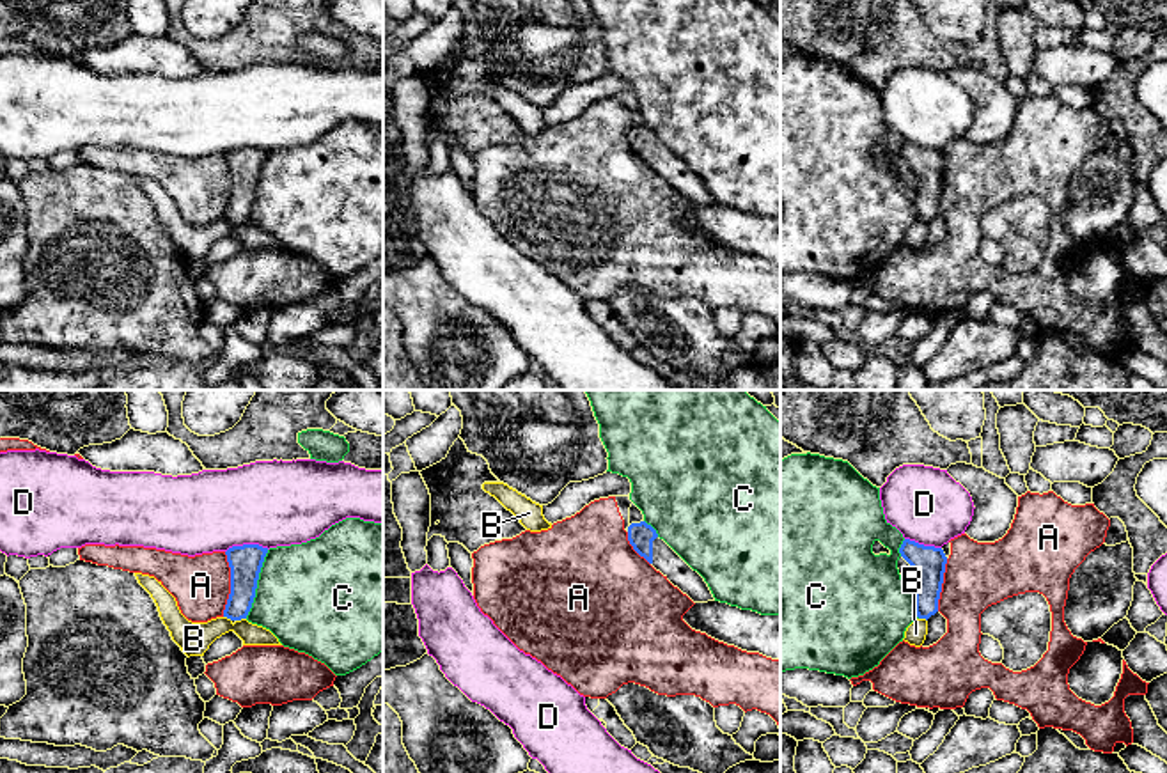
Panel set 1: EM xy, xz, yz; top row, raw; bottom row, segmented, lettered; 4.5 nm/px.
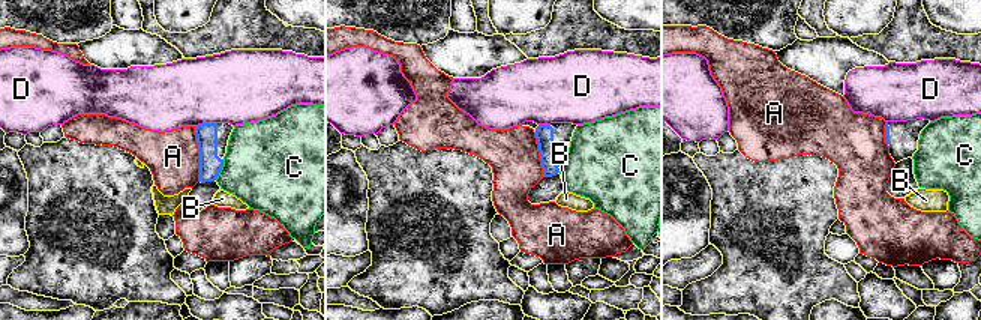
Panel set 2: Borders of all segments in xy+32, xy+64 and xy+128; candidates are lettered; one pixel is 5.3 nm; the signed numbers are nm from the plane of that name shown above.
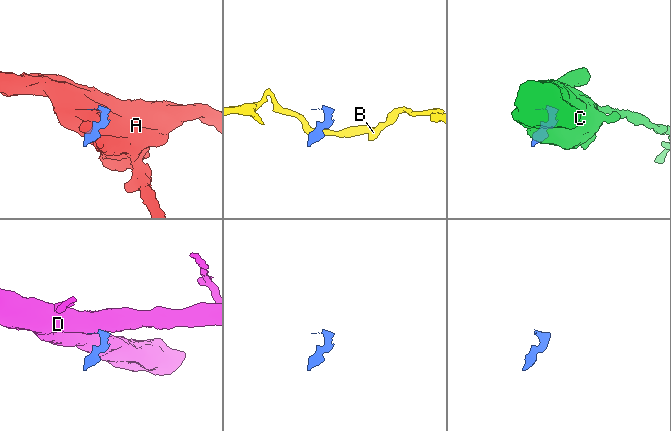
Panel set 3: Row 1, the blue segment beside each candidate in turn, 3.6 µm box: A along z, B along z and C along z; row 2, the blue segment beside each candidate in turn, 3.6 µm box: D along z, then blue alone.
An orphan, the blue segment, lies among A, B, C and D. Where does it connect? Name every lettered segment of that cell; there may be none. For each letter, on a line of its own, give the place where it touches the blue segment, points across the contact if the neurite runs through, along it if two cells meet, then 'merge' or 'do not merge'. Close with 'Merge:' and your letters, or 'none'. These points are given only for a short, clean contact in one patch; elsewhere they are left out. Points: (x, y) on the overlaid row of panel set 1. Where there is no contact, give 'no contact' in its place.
A: xy (231, 584) | do not merge
B: xy (240, 619) | along xy (245, 617), (236, 621) | do not merge
C: xy (256, 584) | do not merge
D: xy (247, 545) | along xy (268, 548), (242, 545), (231, 546), (226, 552) | do not merge
Merge: none

